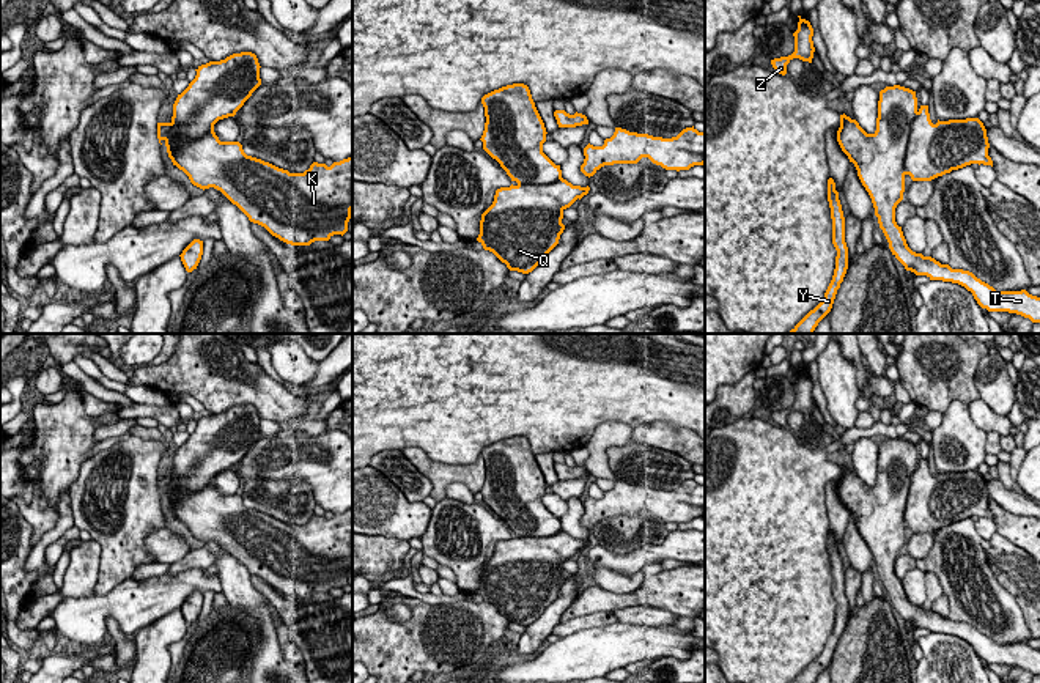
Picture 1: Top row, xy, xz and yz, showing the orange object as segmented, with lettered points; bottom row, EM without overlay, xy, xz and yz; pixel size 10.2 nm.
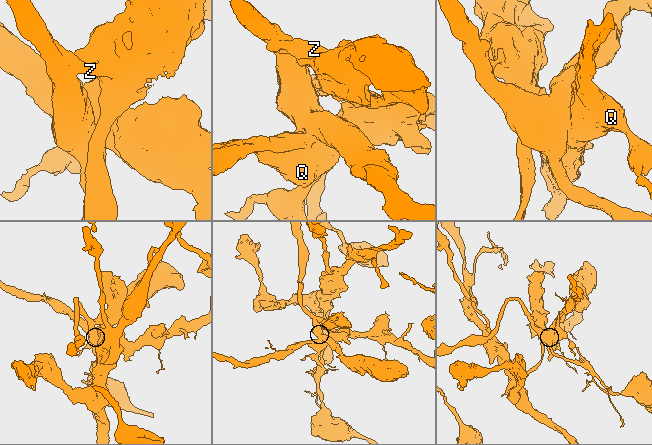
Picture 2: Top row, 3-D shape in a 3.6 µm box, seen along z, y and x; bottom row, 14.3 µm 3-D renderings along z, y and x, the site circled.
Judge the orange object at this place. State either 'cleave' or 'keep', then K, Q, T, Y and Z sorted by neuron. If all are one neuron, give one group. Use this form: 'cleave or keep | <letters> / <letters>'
cleave | K Q Y Z / T

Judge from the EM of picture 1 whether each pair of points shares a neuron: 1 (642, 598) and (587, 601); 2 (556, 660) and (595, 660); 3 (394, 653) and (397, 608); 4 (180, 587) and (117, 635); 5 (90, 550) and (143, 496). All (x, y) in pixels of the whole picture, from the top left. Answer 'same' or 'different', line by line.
1: same
2: same
3: different
4: different
5: different

